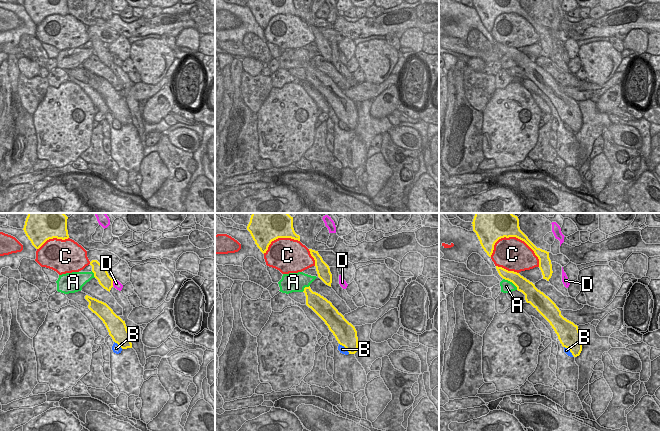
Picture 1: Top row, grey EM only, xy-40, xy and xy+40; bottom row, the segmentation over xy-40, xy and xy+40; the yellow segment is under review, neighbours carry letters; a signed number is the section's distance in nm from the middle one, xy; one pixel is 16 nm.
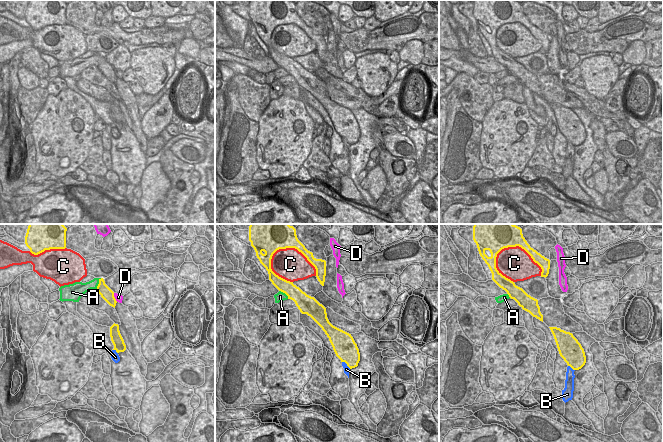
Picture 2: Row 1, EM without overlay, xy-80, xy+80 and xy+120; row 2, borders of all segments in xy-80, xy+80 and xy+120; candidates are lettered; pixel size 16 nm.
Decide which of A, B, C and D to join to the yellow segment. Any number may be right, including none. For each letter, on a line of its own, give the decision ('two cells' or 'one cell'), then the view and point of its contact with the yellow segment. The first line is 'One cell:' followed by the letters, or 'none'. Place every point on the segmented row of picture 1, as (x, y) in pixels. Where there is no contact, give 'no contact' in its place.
One cell: none
A: two cells | xy+40 (511, 281)
B: two cells | xy (345, 347)
C: two cells | xy+40 (521, 239)
D: two cells | xy-40 (112, 282)

